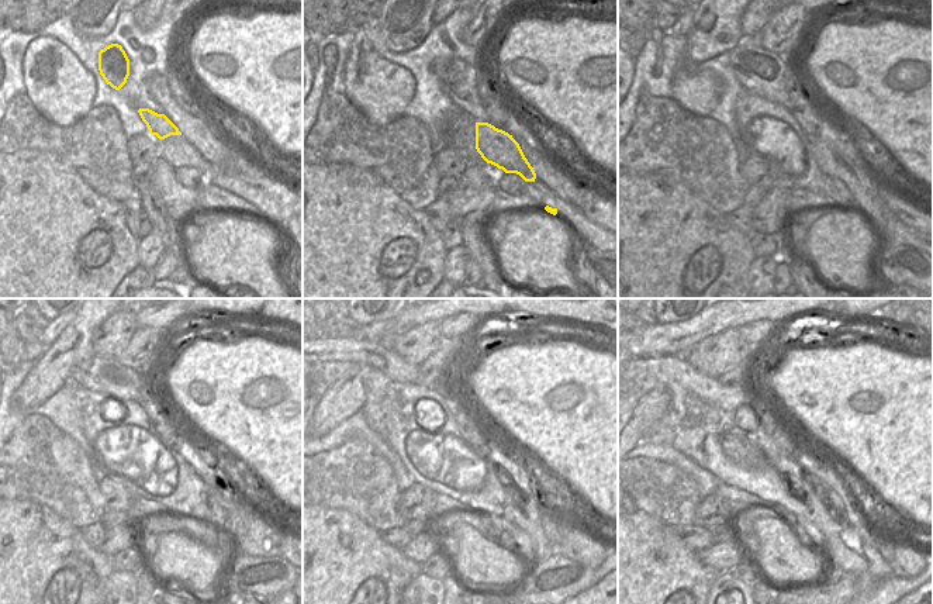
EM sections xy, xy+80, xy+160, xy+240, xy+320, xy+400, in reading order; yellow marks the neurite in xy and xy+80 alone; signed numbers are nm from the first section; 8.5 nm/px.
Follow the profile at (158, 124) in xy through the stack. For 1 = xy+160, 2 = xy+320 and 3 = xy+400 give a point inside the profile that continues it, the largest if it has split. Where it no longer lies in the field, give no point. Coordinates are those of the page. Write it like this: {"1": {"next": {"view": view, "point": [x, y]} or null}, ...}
{"1": {"next": {"view": "xy+160", "point": [860, 182]}}, "2": {"next": {"view": "xy+320", "point": [576, 544]}}, "3": {"next": {"view": "xy+400", "point": [904, 565]}}}

